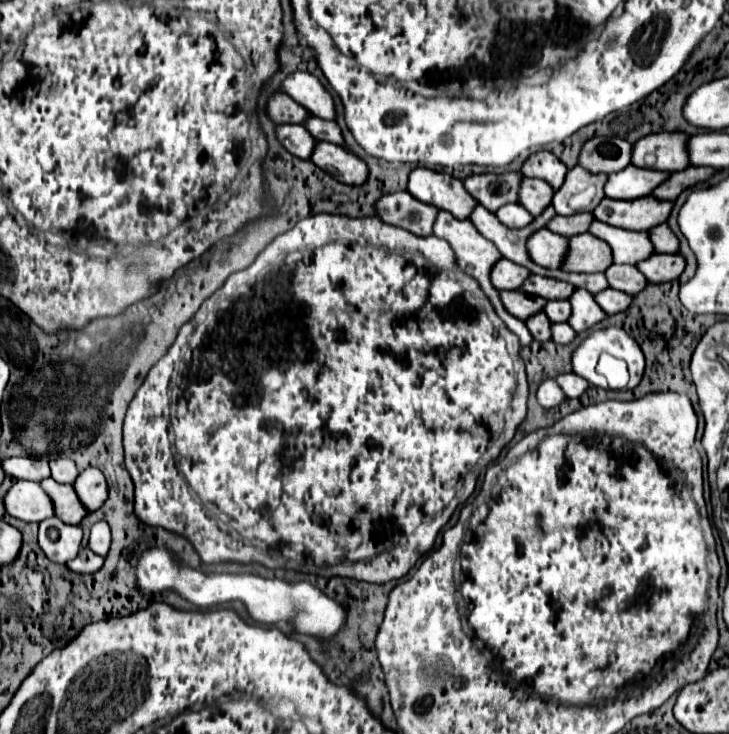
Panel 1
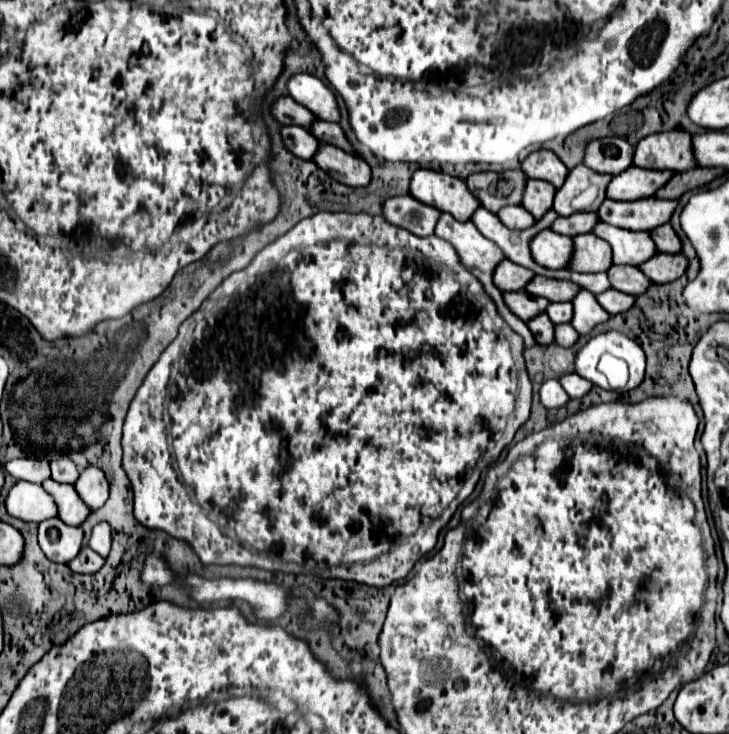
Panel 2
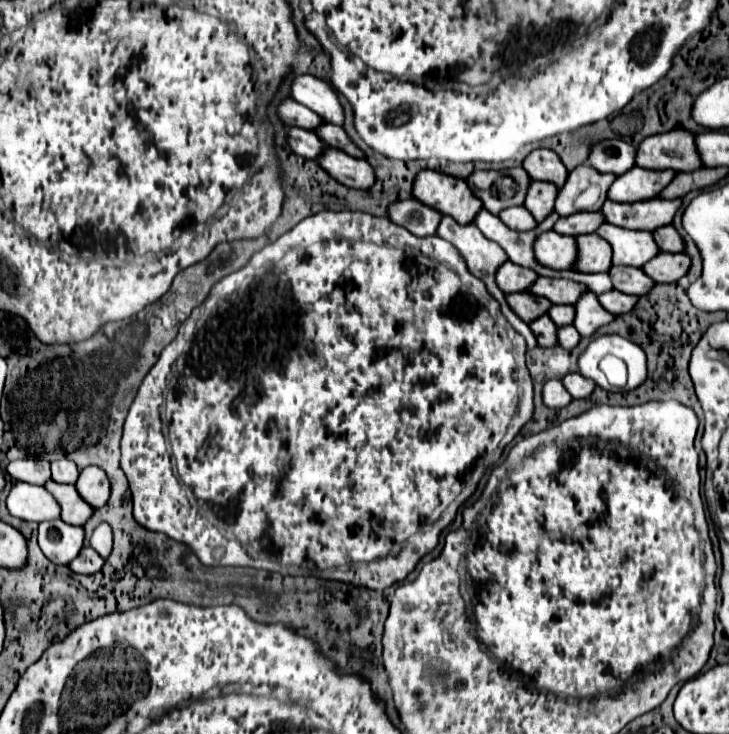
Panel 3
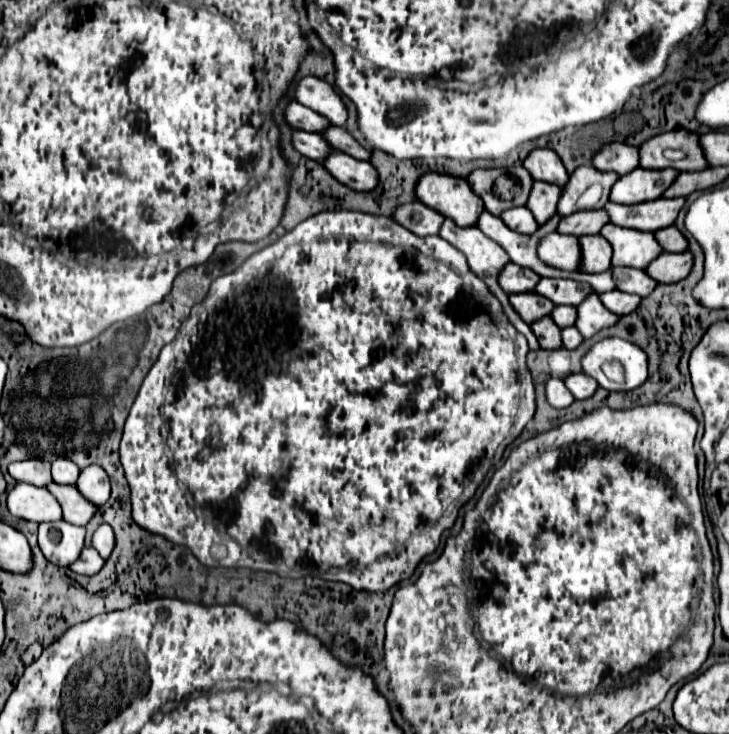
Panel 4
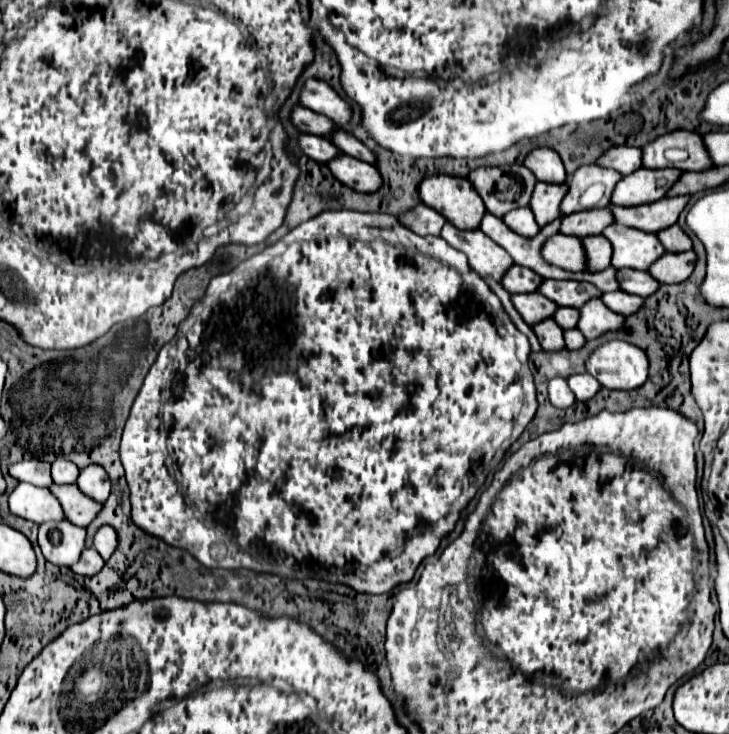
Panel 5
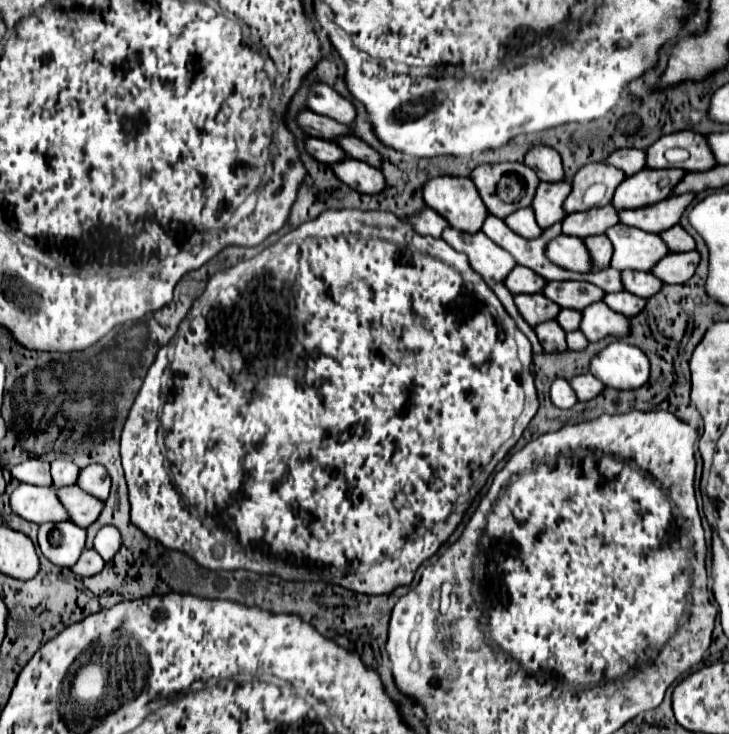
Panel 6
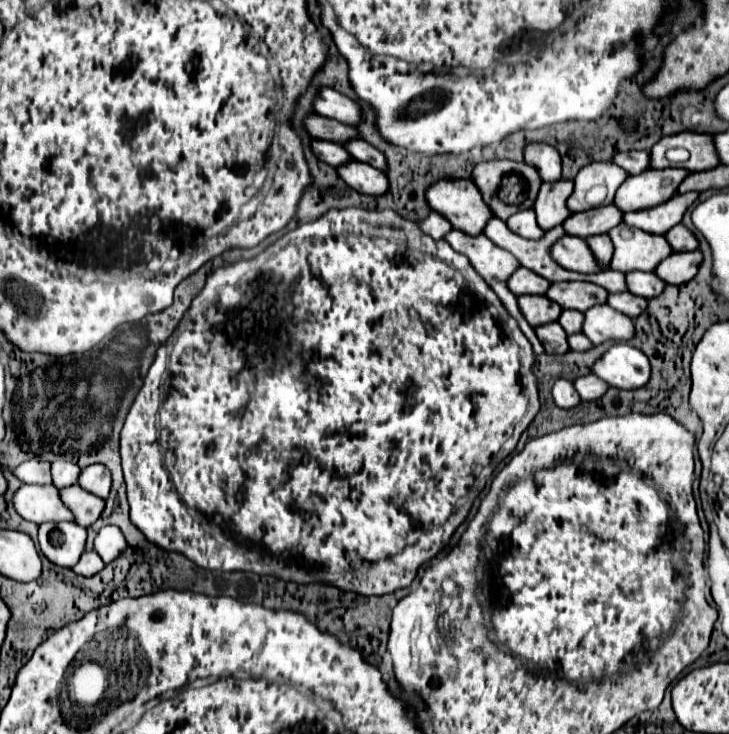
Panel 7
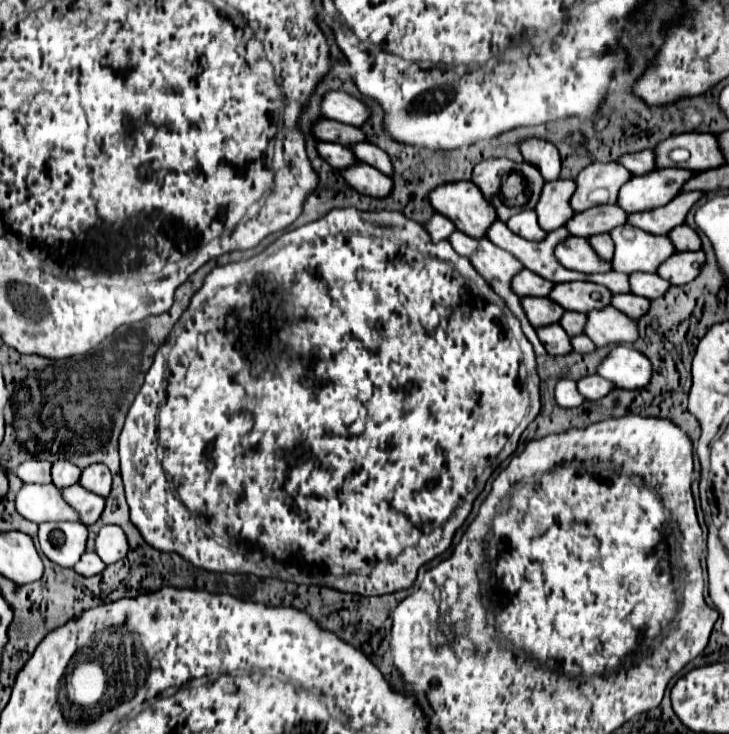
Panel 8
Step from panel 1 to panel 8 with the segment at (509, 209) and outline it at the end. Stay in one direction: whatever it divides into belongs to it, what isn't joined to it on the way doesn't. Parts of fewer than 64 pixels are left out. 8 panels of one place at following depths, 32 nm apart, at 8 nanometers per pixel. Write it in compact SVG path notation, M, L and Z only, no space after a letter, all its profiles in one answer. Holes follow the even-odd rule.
M524 210L516 216L512 216L506 224L514 234L518 234L526 240L544 240L544 236L546 236L546 232L538 226L534 210Z

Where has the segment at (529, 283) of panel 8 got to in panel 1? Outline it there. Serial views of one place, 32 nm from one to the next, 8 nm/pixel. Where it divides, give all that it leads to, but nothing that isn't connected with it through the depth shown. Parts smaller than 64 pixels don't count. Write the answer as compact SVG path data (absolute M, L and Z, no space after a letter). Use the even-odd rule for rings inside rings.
M506 258L500 260L500 264L496 264L492 268L492 284L498 290L520 290L520 284L524 284L524 280L530 276L532 272L524 266L518 266Z

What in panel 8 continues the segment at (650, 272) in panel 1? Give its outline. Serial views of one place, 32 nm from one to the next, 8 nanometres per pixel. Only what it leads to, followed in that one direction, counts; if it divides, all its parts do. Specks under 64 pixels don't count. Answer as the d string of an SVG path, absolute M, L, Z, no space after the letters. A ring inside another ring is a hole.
M698 250L698 252L676 252L674 256L670 256L670 260L666 260L658 268L658 274L674 286L684 286L700 274L704 260L706 260L706 256L702 250Z

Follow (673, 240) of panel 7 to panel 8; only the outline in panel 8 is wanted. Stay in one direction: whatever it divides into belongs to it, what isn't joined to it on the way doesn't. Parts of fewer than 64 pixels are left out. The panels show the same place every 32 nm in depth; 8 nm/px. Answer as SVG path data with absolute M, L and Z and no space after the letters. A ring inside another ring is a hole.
M686 224L676 226L668 236L670 236L672 244L676 246L676 250L680 250L680 252L686 252L686 250L700 250L700 246L702 246L702 240L700 240L698 232L692 230L692 228L686 226Z

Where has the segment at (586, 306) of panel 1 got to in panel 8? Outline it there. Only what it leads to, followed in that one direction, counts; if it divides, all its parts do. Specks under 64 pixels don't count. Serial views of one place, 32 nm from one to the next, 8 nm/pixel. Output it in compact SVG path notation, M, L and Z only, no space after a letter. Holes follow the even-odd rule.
M608 306L588 314L584 332L598 348L608 344L634 344L638 340L638 322Z

